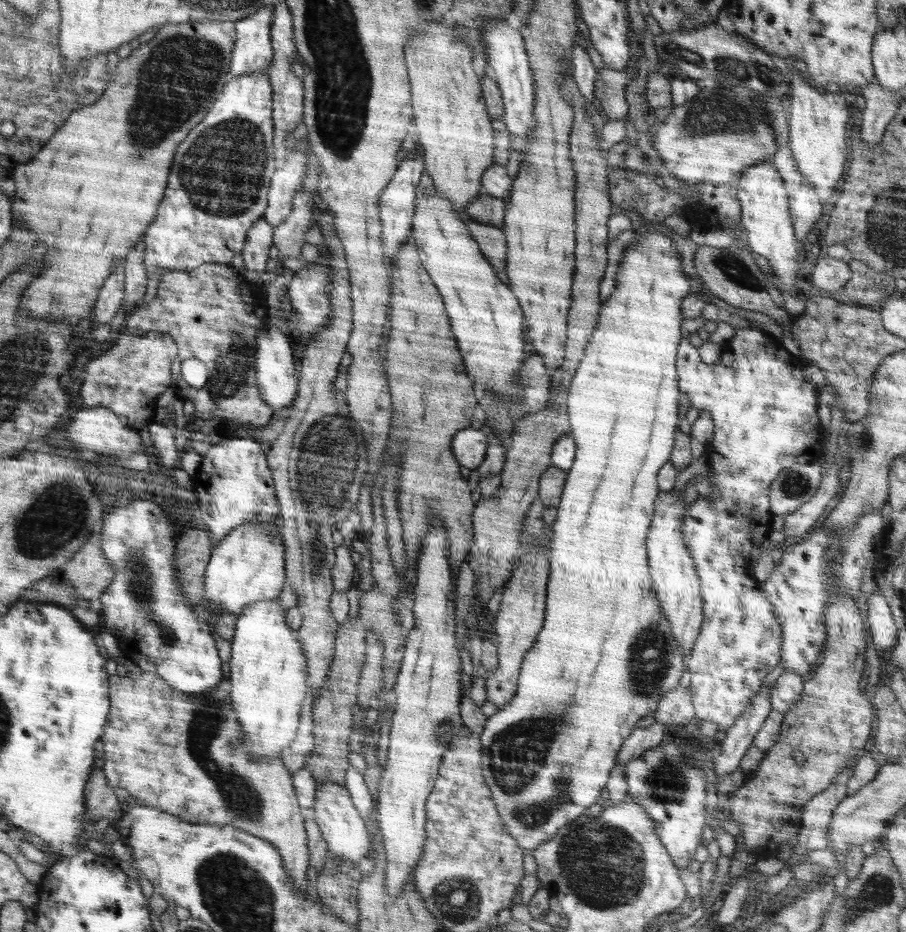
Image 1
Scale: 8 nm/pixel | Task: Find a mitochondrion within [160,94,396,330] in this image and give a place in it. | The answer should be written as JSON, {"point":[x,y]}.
{"point":[222,173]}

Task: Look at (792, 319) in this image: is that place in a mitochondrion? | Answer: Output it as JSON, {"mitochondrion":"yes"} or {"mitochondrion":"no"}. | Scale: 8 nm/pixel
{"mitochondrion":"no"}

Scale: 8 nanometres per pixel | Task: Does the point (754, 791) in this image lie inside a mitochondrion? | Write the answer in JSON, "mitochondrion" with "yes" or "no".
{"mitochondrion":"no"}

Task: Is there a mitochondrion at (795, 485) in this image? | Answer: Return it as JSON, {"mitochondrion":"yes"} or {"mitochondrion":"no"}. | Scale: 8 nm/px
{"mitochondrion":"yes"}

